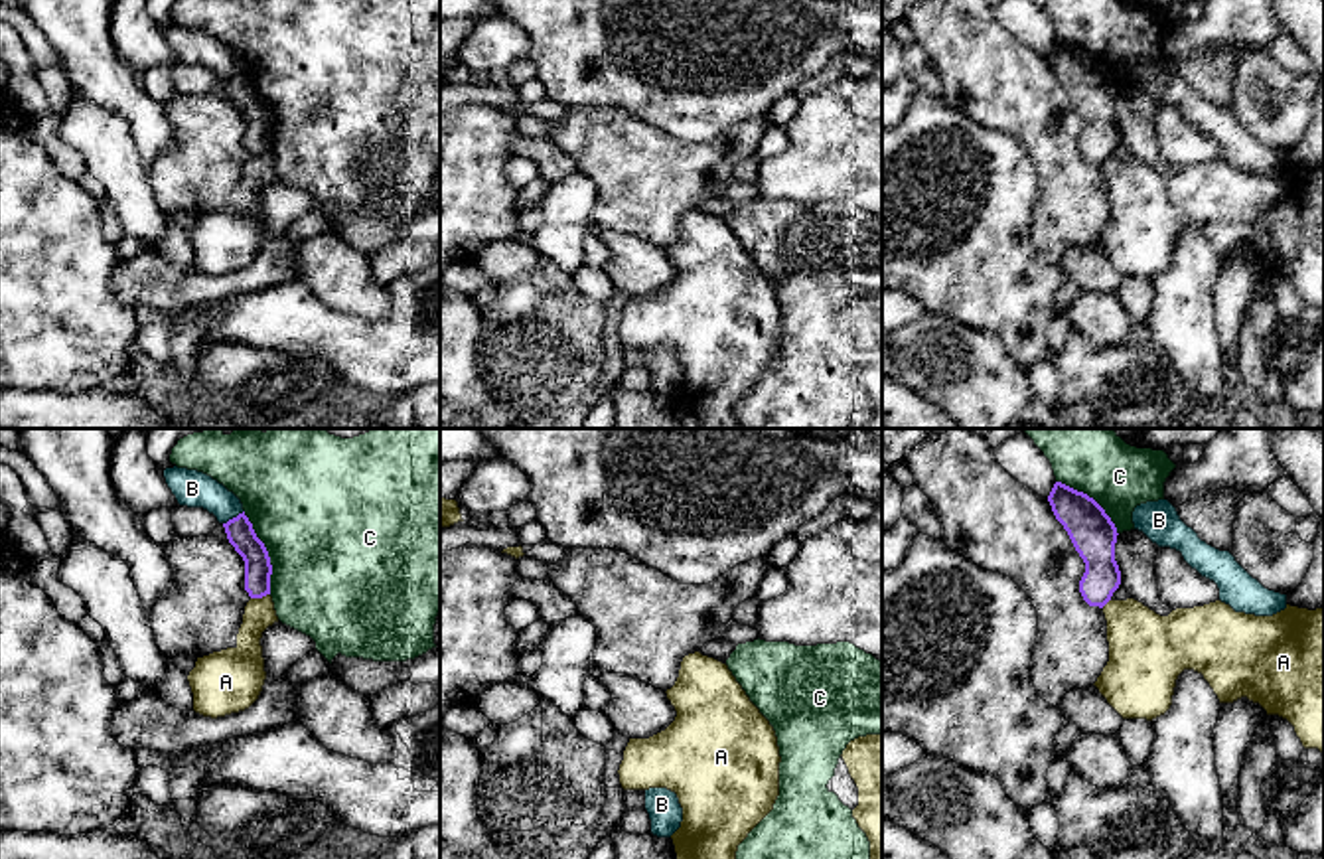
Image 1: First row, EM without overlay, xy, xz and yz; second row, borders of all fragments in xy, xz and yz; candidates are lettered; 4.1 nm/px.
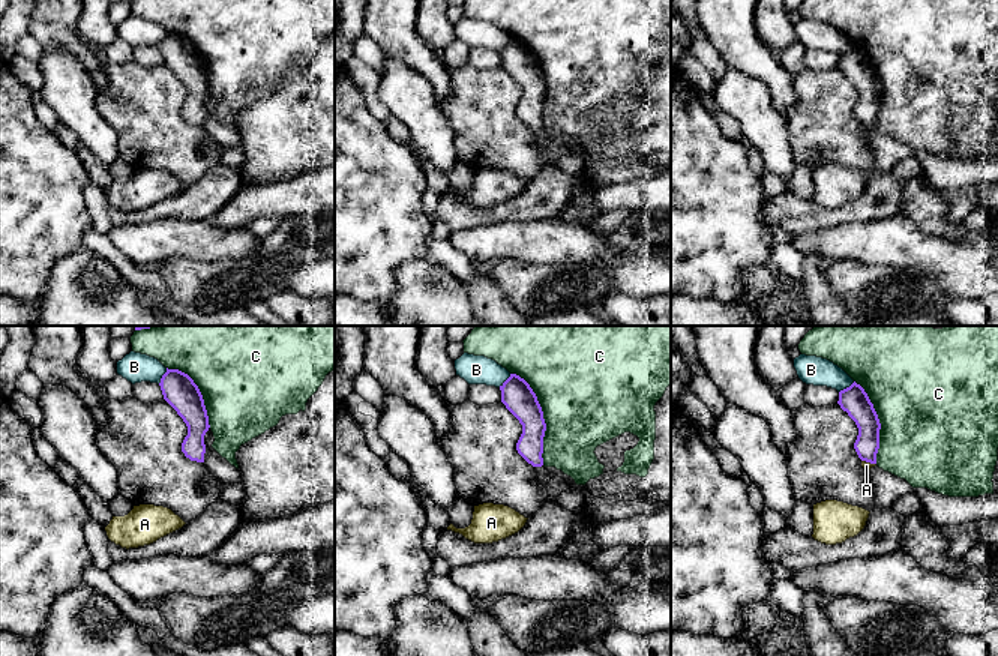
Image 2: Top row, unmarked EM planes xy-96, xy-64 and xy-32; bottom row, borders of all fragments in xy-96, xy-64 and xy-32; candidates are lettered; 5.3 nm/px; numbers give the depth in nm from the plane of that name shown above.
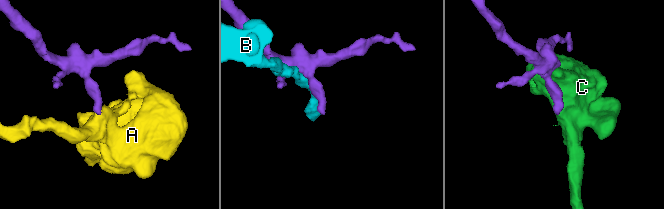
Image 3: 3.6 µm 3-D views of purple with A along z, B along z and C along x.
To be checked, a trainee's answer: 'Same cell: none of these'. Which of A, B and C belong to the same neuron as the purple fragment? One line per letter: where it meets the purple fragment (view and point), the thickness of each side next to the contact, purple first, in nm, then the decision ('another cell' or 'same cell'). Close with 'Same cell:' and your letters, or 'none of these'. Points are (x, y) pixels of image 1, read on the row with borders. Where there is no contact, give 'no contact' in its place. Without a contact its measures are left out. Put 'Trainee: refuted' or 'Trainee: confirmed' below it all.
A: xy (259, 597) | 110/130 nm | another cell
B: xy (233, 518) | 110/150 nm | another cell
C: xy (267, 553) | 110/500 nm | another cell
Same cell: none of these
Trainee: confirmed

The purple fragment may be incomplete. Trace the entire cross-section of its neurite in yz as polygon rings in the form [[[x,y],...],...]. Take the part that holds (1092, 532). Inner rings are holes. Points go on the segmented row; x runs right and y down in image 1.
[[[1056,482],[1048,502],[1085,563],[1079,592],[1089,606],[1103,608],[1121,585],[1115,561],[1117,527],[1087,494]]]

